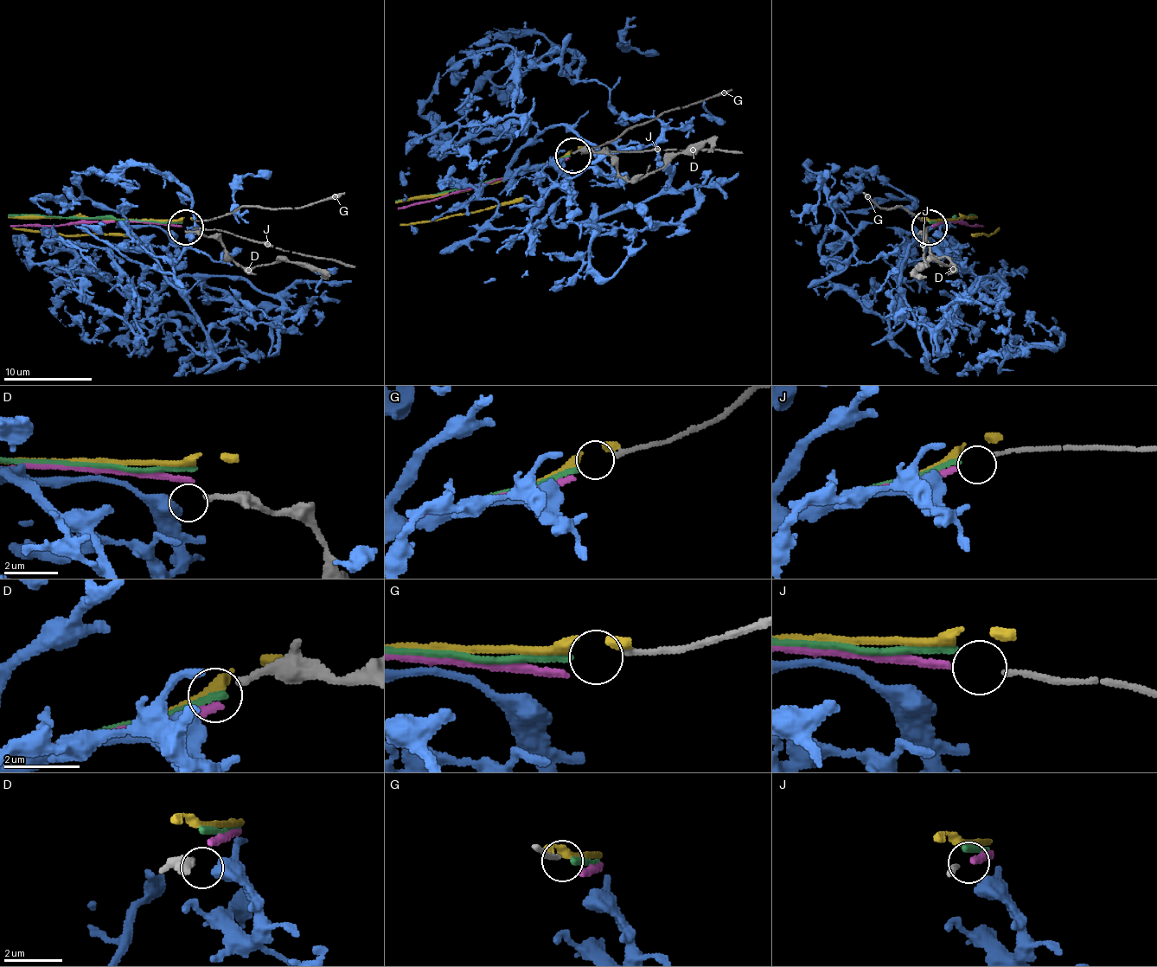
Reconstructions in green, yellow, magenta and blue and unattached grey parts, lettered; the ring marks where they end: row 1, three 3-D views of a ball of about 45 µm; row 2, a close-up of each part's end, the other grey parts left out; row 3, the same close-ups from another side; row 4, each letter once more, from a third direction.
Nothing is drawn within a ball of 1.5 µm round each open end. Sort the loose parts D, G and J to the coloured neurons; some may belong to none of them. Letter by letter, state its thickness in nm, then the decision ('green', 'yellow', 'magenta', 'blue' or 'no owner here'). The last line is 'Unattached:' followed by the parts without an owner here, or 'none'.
D: 200 nm thick; blue
G: 150 nm thick; green
J: 130 nm thick; magenta
Unattached: none

